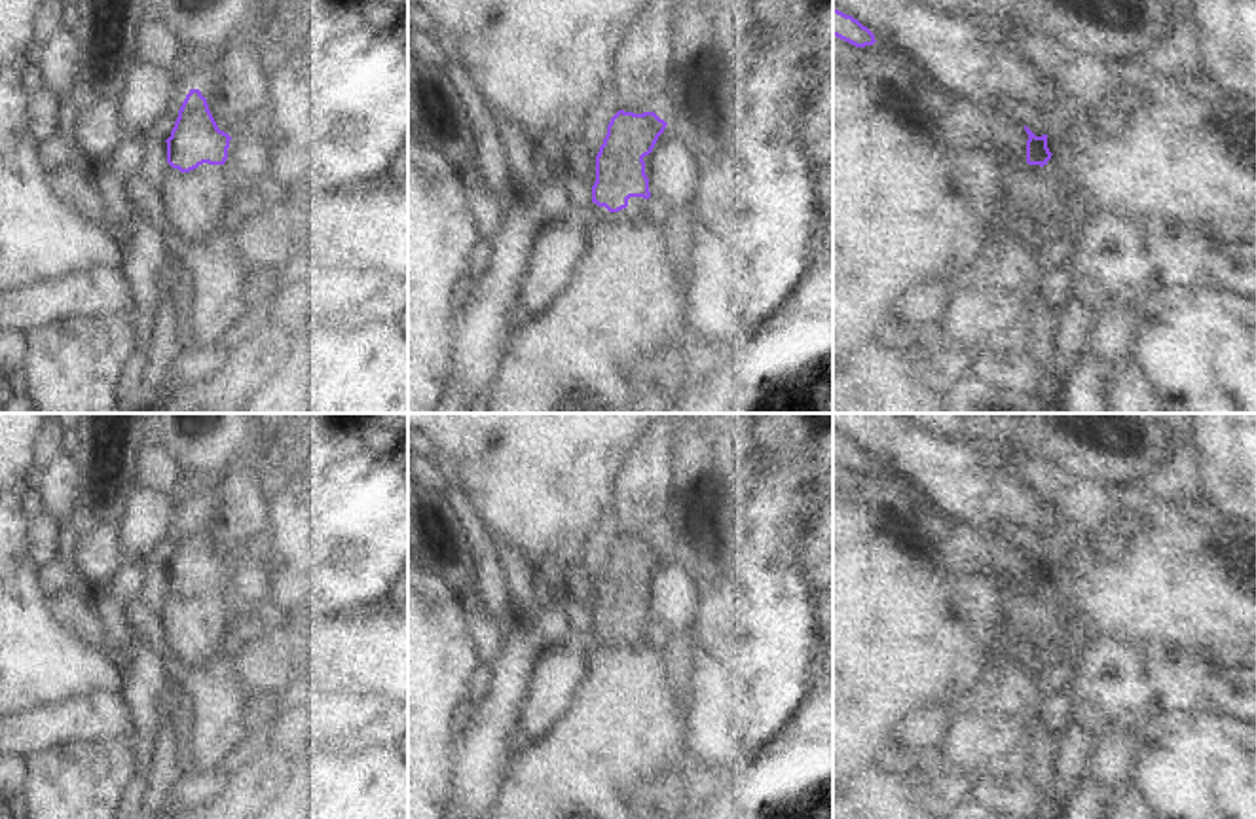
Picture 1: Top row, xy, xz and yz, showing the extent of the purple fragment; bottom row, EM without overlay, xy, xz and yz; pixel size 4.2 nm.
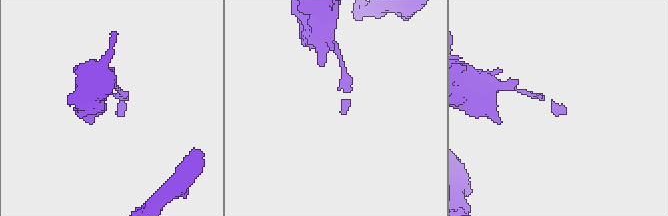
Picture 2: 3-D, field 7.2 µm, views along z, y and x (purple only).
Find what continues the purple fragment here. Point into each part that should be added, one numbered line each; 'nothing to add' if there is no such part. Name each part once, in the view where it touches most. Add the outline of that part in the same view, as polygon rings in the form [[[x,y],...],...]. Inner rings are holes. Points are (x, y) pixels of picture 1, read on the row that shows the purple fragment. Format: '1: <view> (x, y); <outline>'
1: xz (638, 211); [[[630,197],[628,207],[619,212],[609,212],[605,207],[596,203],[588,205],[588,212],[598,220],[598,224],[609,233],[615,252],[632,252],[636,248],[636,233],[619,228],[620,222],[643,224],[653,220],[658,210],[653,197]]]

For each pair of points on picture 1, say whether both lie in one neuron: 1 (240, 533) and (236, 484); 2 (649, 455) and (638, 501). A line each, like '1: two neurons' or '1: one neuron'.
1: one neuron
2: one neuron

